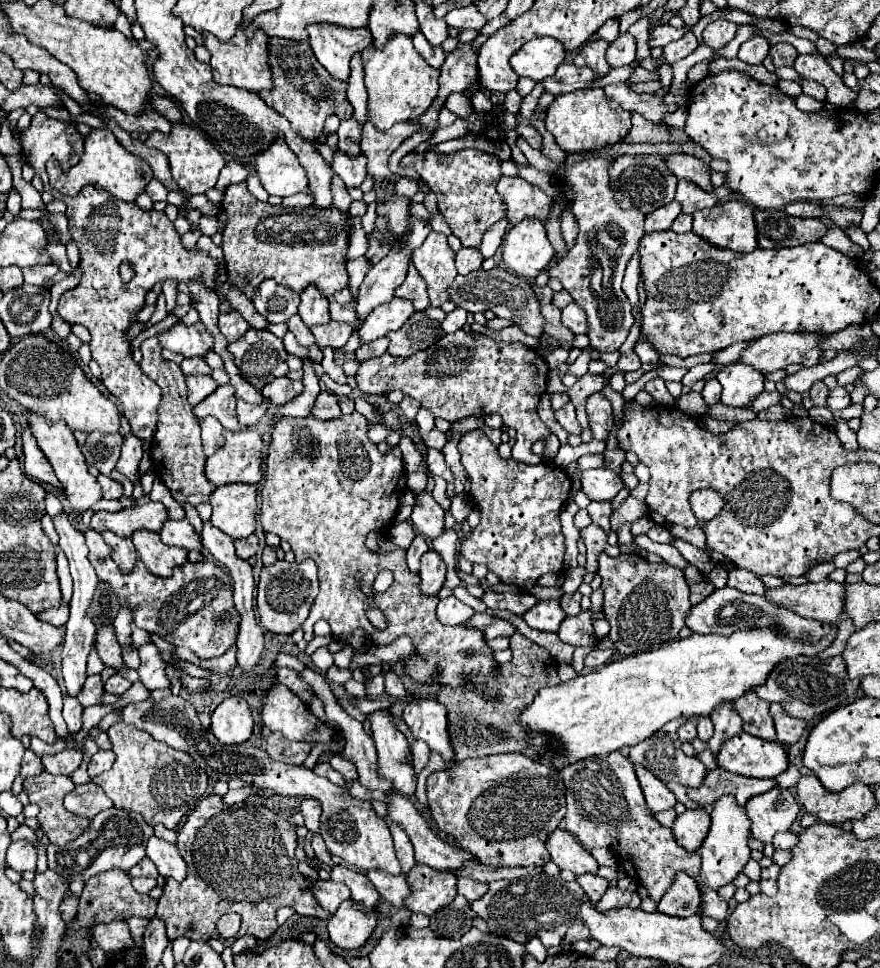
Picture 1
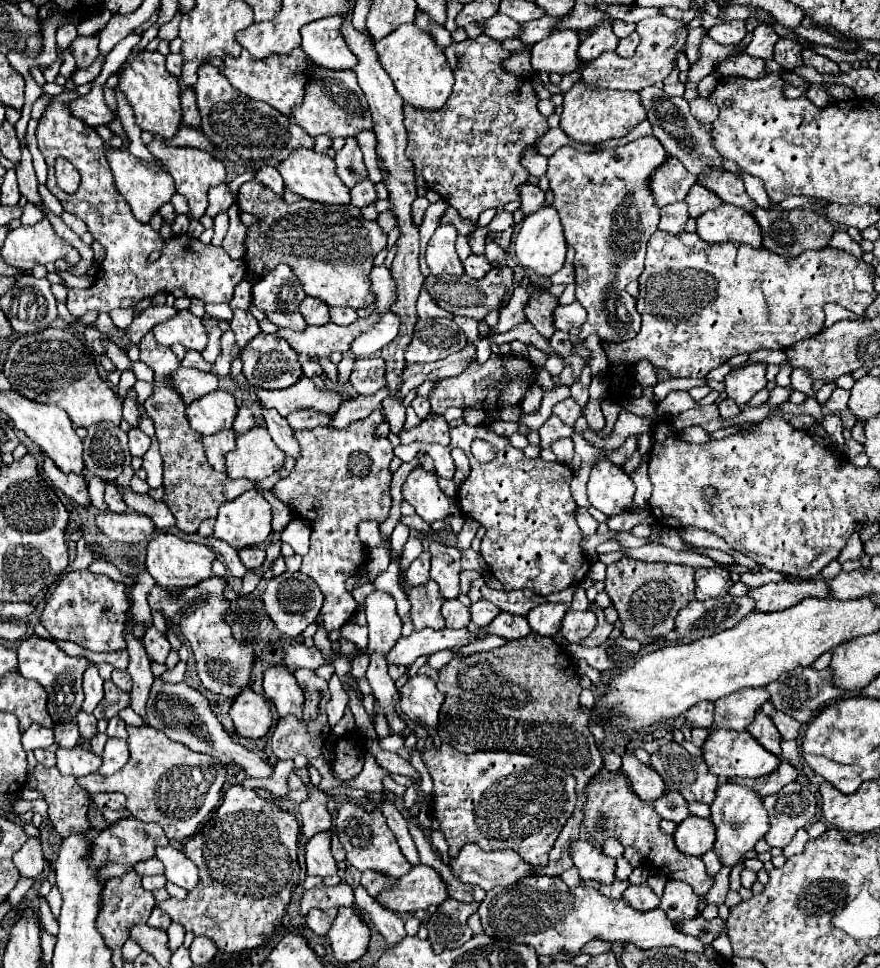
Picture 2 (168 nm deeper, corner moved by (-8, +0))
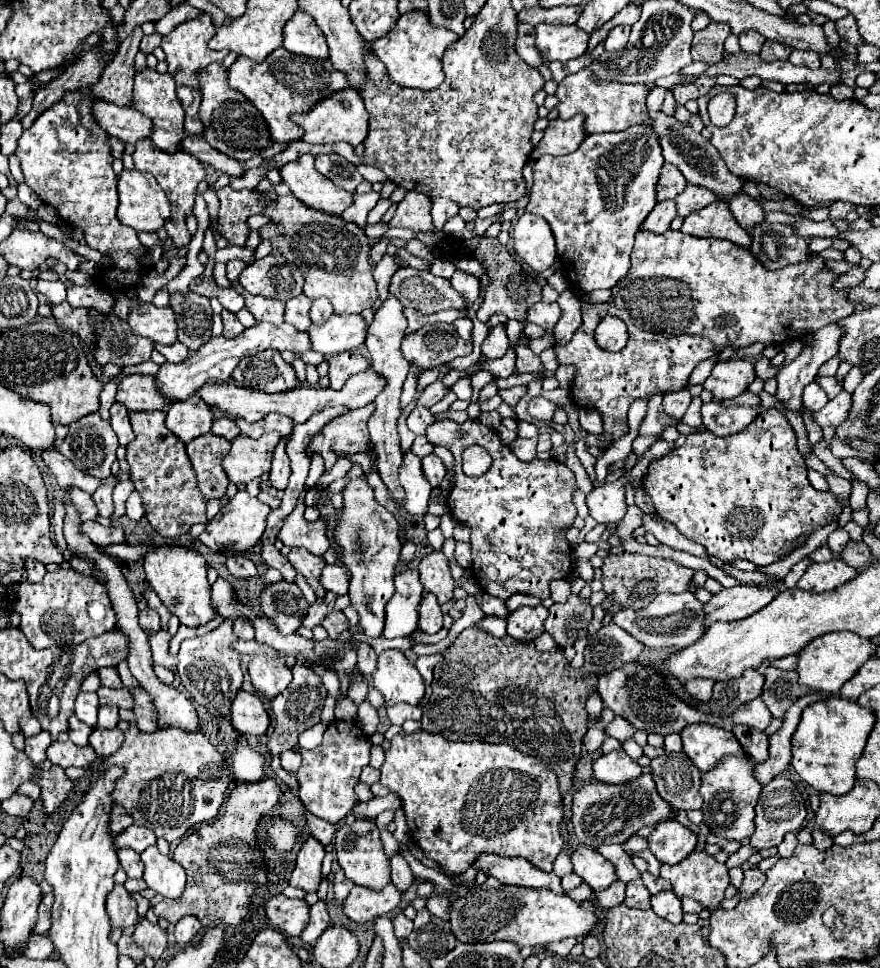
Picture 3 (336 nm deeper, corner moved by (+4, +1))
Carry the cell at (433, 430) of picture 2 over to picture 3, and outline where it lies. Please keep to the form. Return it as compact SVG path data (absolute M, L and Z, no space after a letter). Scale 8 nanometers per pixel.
M415 407L415 409L411 411L411 415L407 417L407 427L409 427L415 435L425 435L427 427L429 427L431 423L435 423L435 421L437 421L437 417L431 415L429 409L425 409L425 407Z

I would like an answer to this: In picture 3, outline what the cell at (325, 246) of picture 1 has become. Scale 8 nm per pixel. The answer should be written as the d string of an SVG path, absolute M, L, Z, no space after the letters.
M293 195L265 201L265 217L271 221L259 229L261 241L273 243L273 255L283 255L305 279L303 293L309 299L327 297L337 315L353 315L369 309L377 299L377 283L369 265L369 237L365 231L337 215L311 209Z

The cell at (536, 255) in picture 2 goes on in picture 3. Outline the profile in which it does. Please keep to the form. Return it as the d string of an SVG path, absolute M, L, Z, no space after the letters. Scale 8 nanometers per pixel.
M525 213L513 227L515 253L537 273L549 269L557 257L555 239L543 217Z

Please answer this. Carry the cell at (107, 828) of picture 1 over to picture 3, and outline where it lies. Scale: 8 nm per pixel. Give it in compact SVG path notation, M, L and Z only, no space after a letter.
M131 825L131 827L127 827L123 833L119 833L119 835L113 835L113 845L115 845L115 849L123 849L123 847L129 847L129 849L133 849L133 851L137 851L137 853L141 853L145 847L149 847L149 845L155 845L155 841L157 841L157 837L155 837L155 833L151 831L151 829L147 829L147 827L137 827L137 825Z

